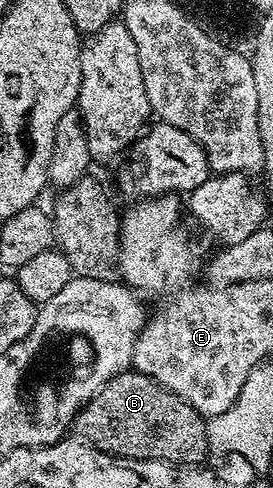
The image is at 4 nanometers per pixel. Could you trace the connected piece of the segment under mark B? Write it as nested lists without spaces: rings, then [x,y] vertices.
[[[133,370],[109,380],[78,411],[72,428],[93,448],[110,456],[127,456],[130,460],[164,460],[167,464],[198,466],[210,452],[204,417],[188,406],[184,398]]]

